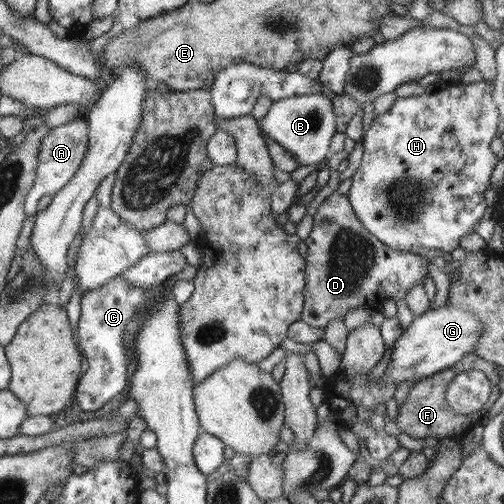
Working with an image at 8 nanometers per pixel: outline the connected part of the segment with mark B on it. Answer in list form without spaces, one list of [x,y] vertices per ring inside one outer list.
[[[324,94],[294,95],[273,101],[268,113],[259,122],[259,128],[268,138],[291,152],[302,166],[331,157],[329,144],[338,132],[333,103]]]

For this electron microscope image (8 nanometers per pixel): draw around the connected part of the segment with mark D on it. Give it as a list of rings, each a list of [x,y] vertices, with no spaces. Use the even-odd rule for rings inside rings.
[[[337,191],[328,196],[313,215],[313,227],[305,243],[308,251],[301,319],[320,332],[329,320],[344,320],[350,308],[360,306],[382,312],[386,299],[403,299],[412,287],[422,285],[429,276],[424,257],[413,250],[392,248],[372,236],[358,220],[347,195]],[[318,228],[328,231],[318,233]]]

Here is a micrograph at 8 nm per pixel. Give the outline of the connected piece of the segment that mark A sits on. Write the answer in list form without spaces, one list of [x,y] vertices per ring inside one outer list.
[[[85,116],[77,118],[62,126],[51,129],[50,133],[41,139],[38,153],[37,175],[32,188],[25,200],[25,216],[35,216],[39,200],[45,194],[53,196],[74,176],[80,168],[88,146],[88,123]]]

